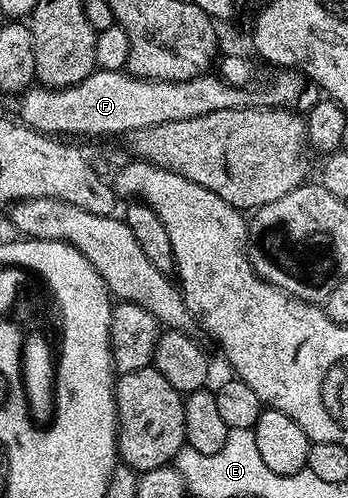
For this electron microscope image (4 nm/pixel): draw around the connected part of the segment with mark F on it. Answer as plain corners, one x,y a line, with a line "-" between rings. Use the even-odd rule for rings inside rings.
98,69
95,72
89,73
84,80
80,83
76,83
72,87
67,89
48,89
45,87
31,87
21,94
20,100
22,102
18,105
18,113
20,116
21,124
25,125
27,129
37,129
39,133
47,135
64,135
60,133
67,133
70,137
106,137
109,133
119,133
119,135
125,135
133,131
134,129
143,129
144,127
152,127
153,125
159,125
160,123
168,123
169,121
179,121
185,117
199,117
205,113
211,113
217,109
236,109
243,104
242,96
244,96
243,90
233,89
232,86
227,85
225,81
219,79
214,75
203,75
201,77
194,77
190,81
152,81
144,77
131,77
125,72
113,73
112,71
104,71

